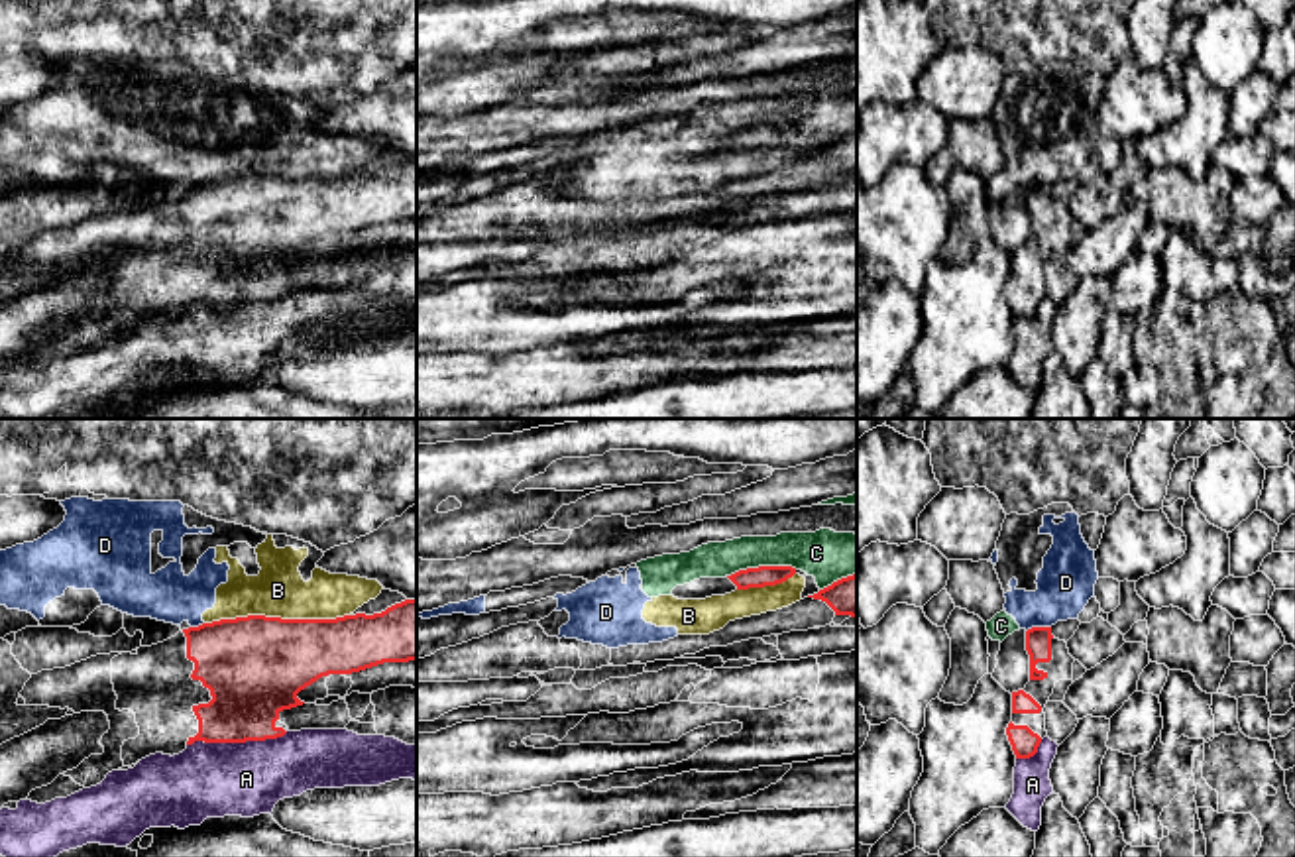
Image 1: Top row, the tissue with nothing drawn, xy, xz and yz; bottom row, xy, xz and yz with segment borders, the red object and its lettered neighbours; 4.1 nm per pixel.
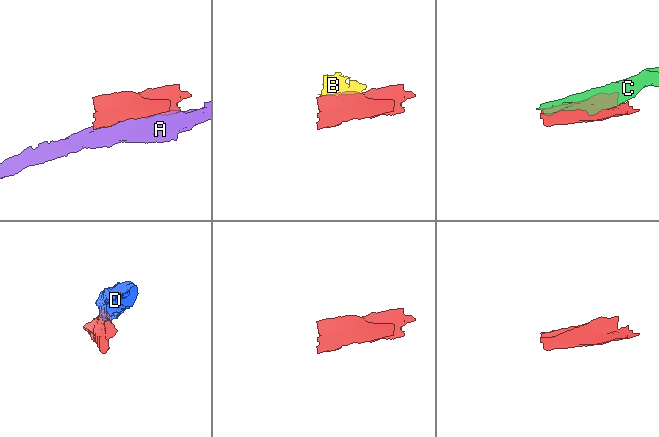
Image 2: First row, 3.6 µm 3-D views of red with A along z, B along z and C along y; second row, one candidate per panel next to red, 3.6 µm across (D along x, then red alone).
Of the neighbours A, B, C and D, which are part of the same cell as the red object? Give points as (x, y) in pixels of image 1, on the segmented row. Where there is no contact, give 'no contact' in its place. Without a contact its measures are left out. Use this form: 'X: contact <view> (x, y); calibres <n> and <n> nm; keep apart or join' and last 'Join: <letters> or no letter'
A: contact xy (236, 742); calibres 340 and 300 nm; keep apart
B: contact xy (276, 618); calibres 420 and 220 nm; keep apart
C: contact xz (761, 567); calibres 90 and 190 nm; keep apart
D: contact yz (1038, 628); calibres 110 and 240 nm; keep apart
Join: no letter

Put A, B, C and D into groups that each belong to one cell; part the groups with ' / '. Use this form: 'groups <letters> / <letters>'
groups A / B C D

